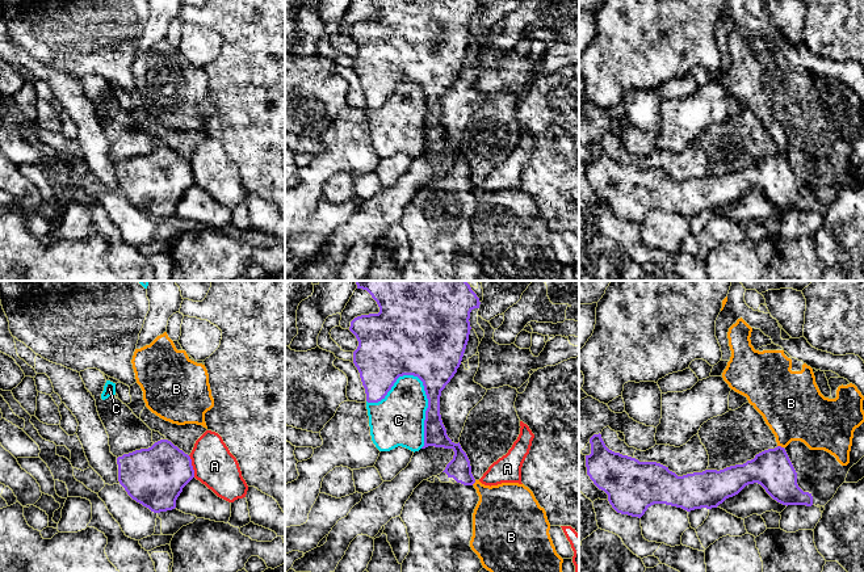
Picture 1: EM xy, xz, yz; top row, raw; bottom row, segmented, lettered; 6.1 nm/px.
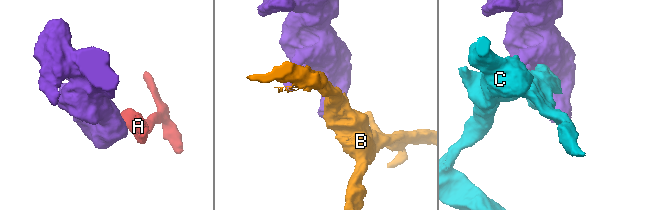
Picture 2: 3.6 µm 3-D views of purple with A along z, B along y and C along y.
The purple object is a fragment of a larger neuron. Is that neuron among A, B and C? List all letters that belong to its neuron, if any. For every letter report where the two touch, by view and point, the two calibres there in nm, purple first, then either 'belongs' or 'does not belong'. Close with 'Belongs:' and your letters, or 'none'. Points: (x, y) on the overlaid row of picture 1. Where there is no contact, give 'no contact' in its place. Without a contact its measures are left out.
A: xy (192, 466) | 360/260 nm | does not belong
B: yz (780, 446) | 240/380 nm | does not belong
C: xz (428, 406) | 240/320 nm | does not belong
Belongs: none

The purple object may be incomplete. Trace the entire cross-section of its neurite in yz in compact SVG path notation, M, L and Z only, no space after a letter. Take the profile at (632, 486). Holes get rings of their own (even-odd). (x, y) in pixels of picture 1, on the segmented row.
M864 422L853 432L847 466L842 466L825 450L810 450L804 442L792 441L787 447L764 450L743 464L678 476L660 463L639 462L609 450L600 433L594 434L590 443L591 454L586 455L587 475L599 489L608 495L609 504L621 514L641 518L654 504L666 504L687 512L701 508L712 509L754 483L760 484L773 500L783 505L825 506L838 488L846 483L850 468L864 457Z

